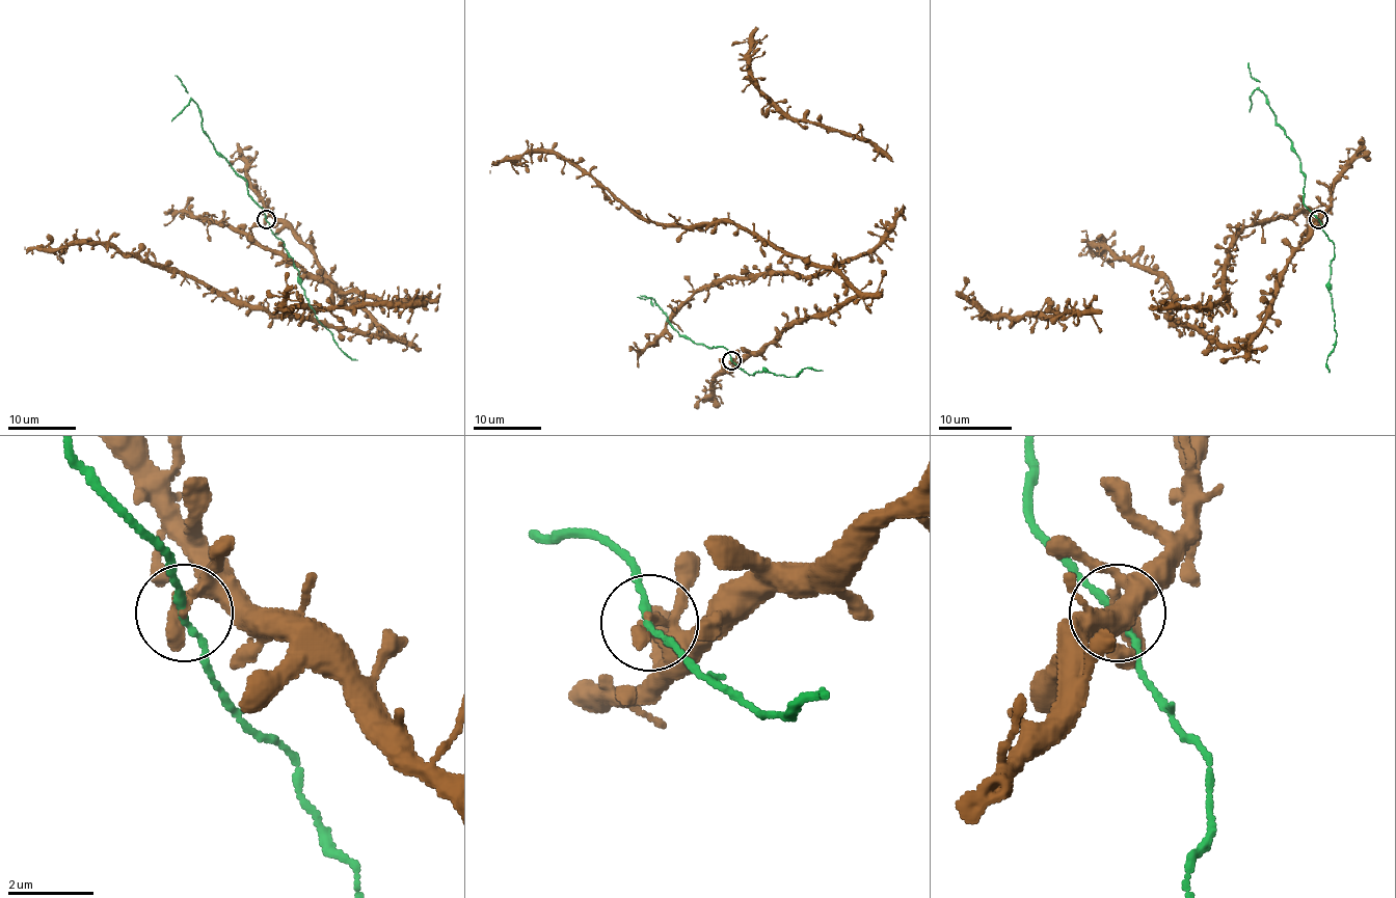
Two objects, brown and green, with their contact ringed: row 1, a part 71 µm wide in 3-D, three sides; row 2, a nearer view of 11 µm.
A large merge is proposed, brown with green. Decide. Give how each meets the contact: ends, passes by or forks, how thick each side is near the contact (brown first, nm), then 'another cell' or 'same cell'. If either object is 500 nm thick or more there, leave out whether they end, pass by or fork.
brown forks there; green passes by; 170 nm thick on the brown side, 140 nm on the other; same cell

